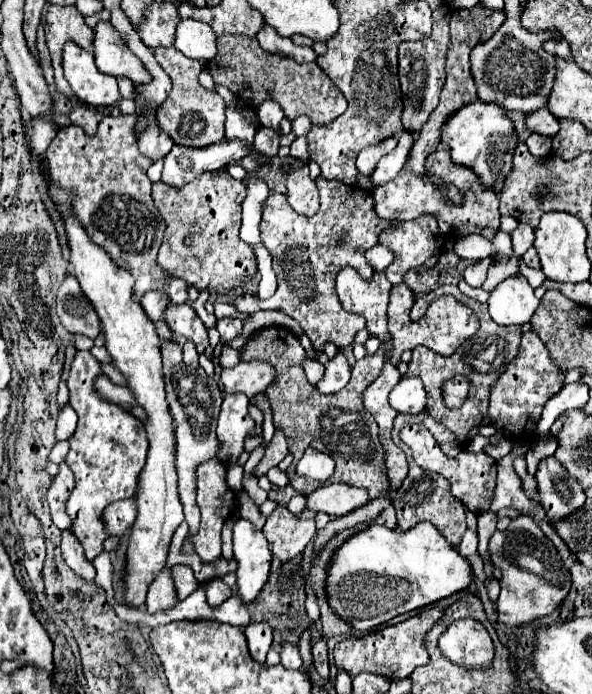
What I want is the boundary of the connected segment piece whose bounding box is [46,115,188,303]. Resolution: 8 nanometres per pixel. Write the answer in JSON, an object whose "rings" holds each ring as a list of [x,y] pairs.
{"rings":[[[108,115],[100,121],[98,133],[94,137],[88,137],[76,125],[60,127],[56,137],[46,149],[50,177],[52,181],[56,181],[62,189],[70,193],[72,215],[82,223],[88,237],[96,245],[100,245],[120,269],[126,269],[128,273],[132,273],[132,277],[136,279],[134,283],[136,299],[140,299],[146,291],[162,291],[162,293],[168,293],[170,303],[184,303],[188,299],[188,285],[182,279],[168,277],[168,273],[164,273],[164,269],[160,269],[160,265],[156,263],[156,253],[164,235],[164,221],[150,195],[152,181],[146,177],[146,171],[152,165],[152,161],[148,161],[148,157],[144,157],[138,151],[136,137],[134,137],[134,123],[136,123],[136,115],[120,115],[120,117]]]}

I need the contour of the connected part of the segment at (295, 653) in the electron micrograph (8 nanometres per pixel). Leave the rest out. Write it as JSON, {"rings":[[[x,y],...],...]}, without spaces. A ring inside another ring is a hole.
{"rings":[[[284,643],[282,651],[280,651],[280,657],[282,657],[282,665],[286,669],[302,667],[302,657],[300,657],[300,651],[298,651],[298,647],[294,643]]]}

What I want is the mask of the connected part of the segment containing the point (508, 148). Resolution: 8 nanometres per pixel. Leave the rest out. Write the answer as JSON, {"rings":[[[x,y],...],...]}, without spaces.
{"rings":[[[478,99],[460,107],[452,115],[448,115],[448,119],[444,121],[442,141],[452,151],[454,161],[472,167],[478,173],[478,177],[484,181],[484,185],[500,193],[504,177],[512,169],[512,155],[518,143],[512,123],[506,117],[504,109],[500,109],[496,103],[482,103]]]}

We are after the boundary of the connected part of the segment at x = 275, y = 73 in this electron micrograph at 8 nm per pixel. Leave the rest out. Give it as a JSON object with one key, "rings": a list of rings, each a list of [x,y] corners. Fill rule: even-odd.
{"rings":[[[220,37],[218,55],[206,61],[206,71],[214,77],[214,83],[228,87],[240,101],[250,107],[258,107],[264,101],[276,101],[284,115],[292,121],[298,115],[308,115],[312,123],[330,123],[342,115],[348,107],[344,95],[330,77],[316,63],[296,63],[288,57],[270,55],[260,49],[256,39],[248,37]]]}

